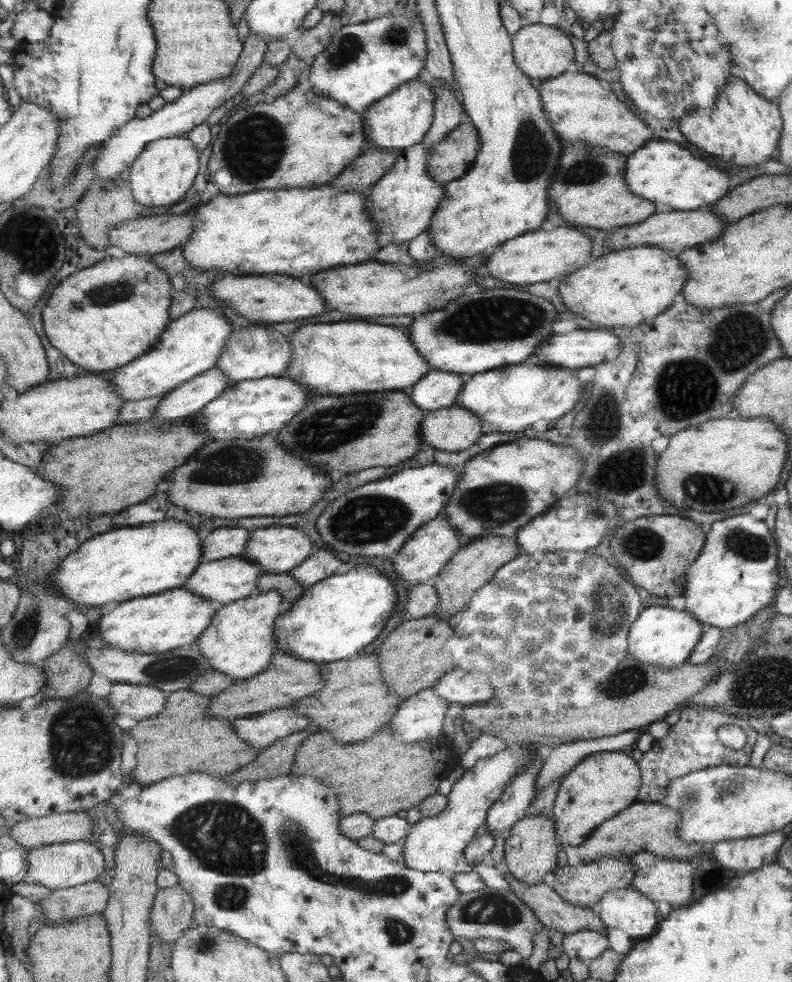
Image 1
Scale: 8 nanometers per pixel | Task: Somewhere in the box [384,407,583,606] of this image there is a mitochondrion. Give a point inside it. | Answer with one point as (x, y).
(493, 507)

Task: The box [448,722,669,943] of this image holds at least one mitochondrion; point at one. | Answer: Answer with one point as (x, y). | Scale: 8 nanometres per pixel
(493, 909)

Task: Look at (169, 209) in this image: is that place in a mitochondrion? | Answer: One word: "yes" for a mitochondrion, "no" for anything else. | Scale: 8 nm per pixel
no

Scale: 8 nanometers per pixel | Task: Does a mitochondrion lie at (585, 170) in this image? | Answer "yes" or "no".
yes

